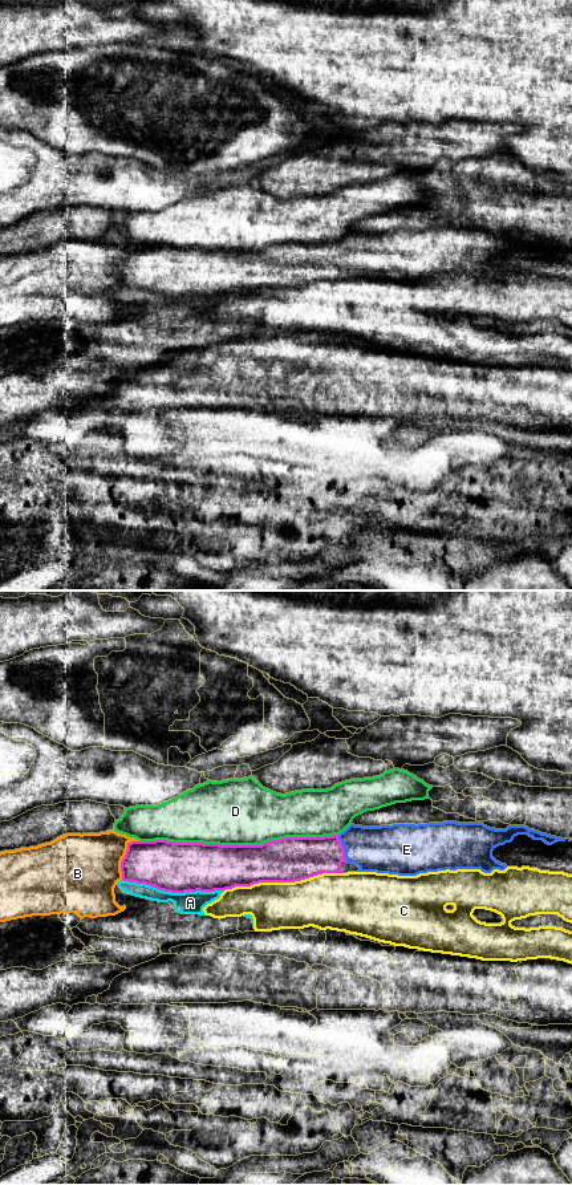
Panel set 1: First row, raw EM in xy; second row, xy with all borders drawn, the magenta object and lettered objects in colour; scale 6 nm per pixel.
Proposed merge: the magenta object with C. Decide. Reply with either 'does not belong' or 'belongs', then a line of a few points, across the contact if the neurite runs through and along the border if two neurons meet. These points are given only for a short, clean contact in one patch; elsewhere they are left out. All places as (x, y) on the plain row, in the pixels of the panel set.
does not belong

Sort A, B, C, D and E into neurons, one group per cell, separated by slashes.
A / B / C / D / E

